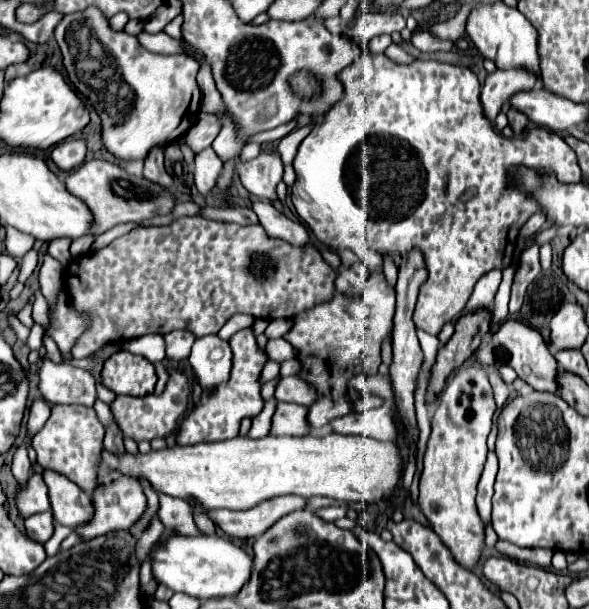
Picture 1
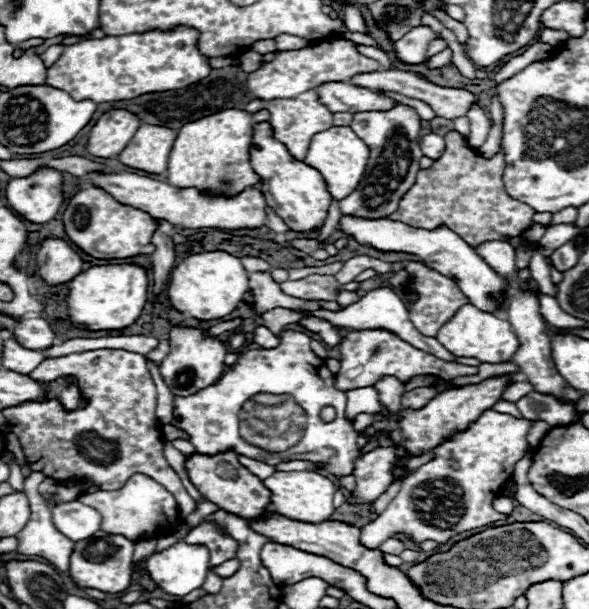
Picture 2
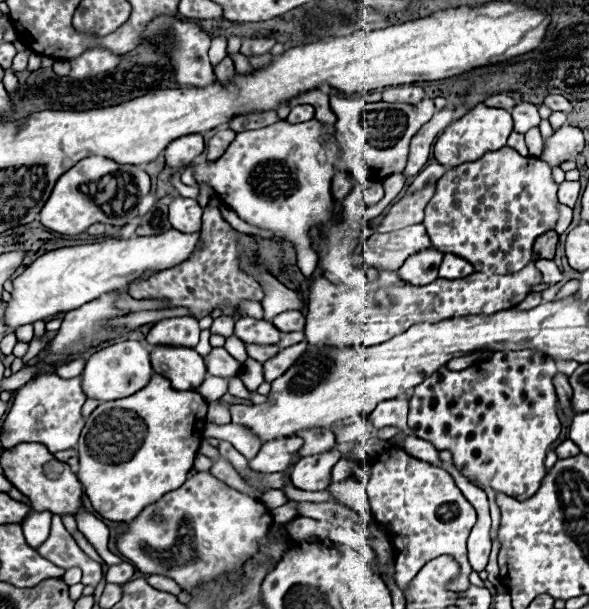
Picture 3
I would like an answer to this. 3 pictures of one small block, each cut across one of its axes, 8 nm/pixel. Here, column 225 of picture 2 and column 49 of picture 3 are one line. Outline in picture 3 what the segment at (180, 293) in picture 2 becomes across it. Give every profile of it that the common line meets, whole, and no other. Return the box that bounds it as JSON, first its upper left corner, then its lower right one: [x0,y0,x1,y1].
[2,230,198,330]

